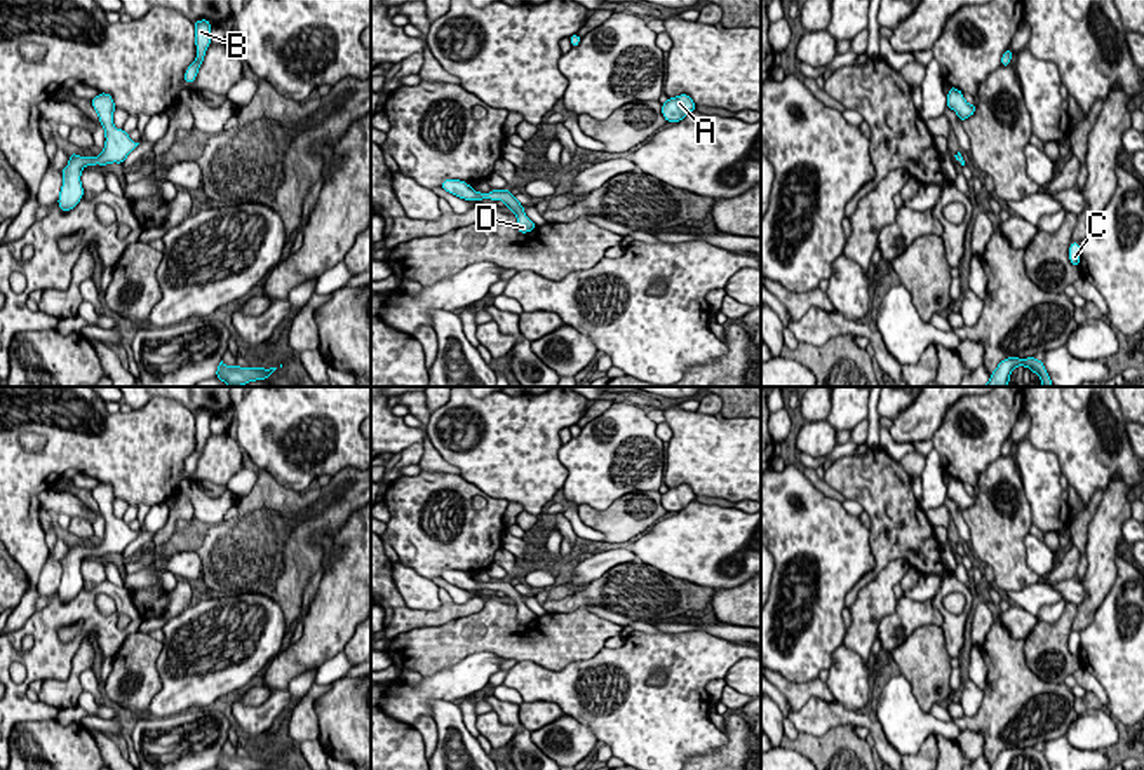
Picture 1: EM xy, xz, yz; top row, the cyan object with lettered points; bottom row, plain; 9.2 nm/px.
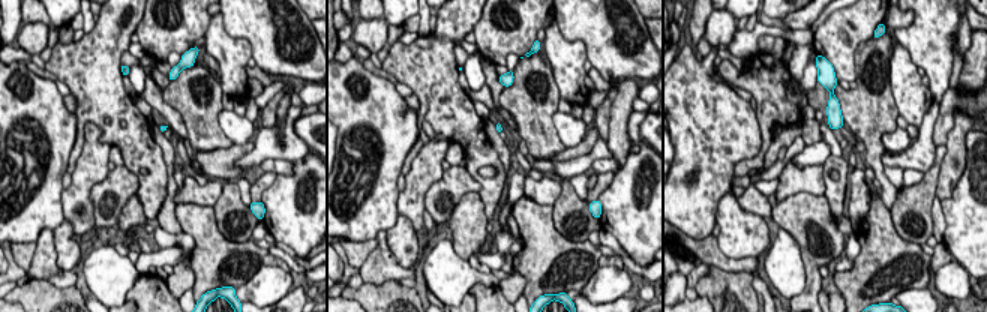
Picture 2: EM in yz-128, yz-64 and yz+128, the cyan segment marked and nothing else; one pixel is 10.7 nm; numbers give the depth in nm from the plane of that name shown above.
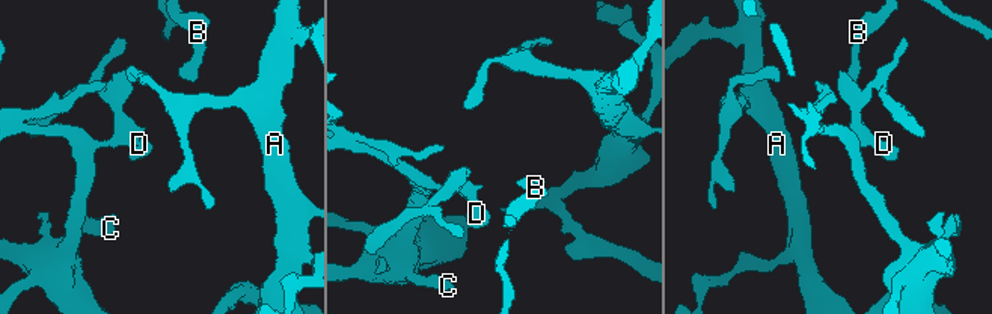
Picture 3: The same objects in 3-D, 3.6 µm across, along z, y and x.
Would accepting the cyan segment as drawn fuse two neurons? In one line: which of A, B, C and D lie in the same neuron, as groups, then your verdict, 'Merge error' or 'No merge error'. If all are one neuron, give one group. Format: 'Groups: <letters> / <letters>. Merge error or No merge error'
Groups: A B C D. No merge error

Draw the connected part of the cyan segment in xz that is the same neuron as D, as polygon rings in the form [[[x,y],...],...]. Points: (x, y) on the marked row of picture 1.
[[[444,179],[441,186],[449,192],[451,195],[456,195],[463,200],[482,200],[482,199],[491,199],[491,200],[501,200],[508,211],[512,211],[517,218],[517,230],[521,233],[528,233],[536,228],[536,223],[533,223],[526,213],[524,206],[510,193],[510,188],[507,190],[491,190],[489,193],[481,193],[475,192],[468,183],[460,181],[460,179]]]

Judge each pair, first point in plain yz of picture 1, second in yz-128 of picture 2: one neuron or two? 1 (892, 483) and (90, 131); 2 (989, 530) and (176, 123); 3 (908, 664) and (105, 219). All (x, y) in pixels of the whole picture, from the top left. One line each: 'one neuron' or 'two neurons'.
1: two neurons
2: two neurons
3: two neurons

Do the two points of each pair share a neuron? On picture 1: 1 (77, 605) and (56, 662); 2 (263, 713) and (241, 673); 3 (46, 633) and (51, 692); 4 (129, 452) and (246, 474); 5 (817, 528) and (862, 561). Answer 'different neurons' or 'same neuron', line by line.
1: same neuron
2: different neurons
3: different neurons
4: different neurons
5: same neuron

